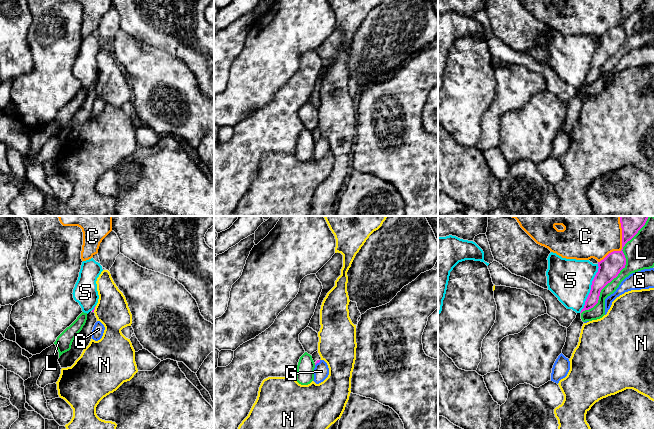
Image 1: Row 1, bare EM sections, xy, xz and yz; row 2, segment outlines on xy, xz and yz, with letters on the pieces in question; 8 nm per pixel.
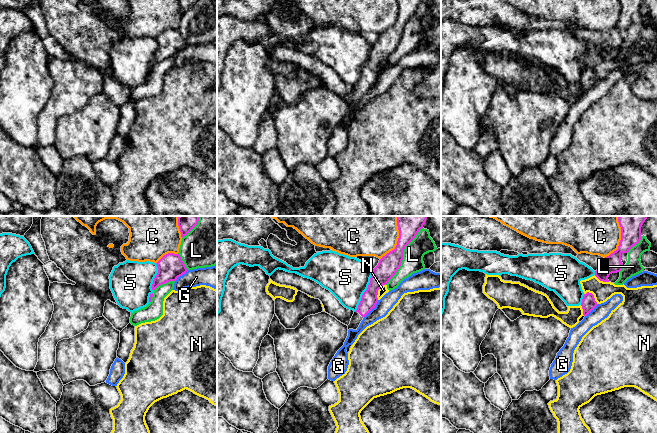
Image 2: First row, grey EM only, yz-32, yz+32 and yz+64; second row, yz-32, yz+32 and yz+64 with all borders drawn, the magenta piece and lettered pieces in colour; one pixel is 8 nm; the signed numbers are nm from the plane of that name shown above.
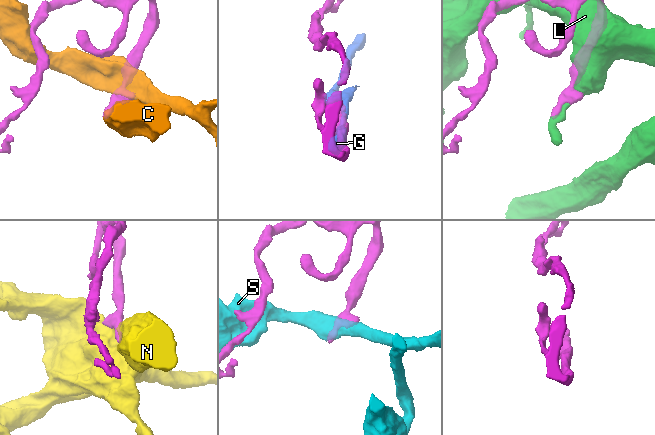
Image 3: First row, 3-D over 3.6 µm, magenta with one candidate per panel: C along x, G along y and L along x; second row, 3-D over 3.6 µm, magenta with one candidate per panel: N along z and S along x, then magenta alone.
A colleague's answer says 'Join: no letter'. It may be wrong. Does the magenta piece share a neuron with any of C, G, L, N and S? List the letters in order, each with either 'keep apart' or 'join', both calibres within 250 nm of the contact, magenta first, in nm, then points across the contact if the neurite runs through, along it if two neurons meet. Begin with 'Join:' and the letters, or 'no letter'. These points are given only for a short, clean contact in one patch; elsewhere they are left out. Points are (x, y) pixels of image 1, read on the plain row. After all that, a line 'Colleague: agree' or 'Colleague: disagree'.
Join: no letter
C: keep apart; calibres 170 and 280 nm
G: keep apart; calibres 20 and 130 nm
L: keep apart; calibres 170 and 240 nm
N: keep apart; calibres 20 and 260 nm
S: keep apart; calibres 170 and 340 nm
Colleague: agree

